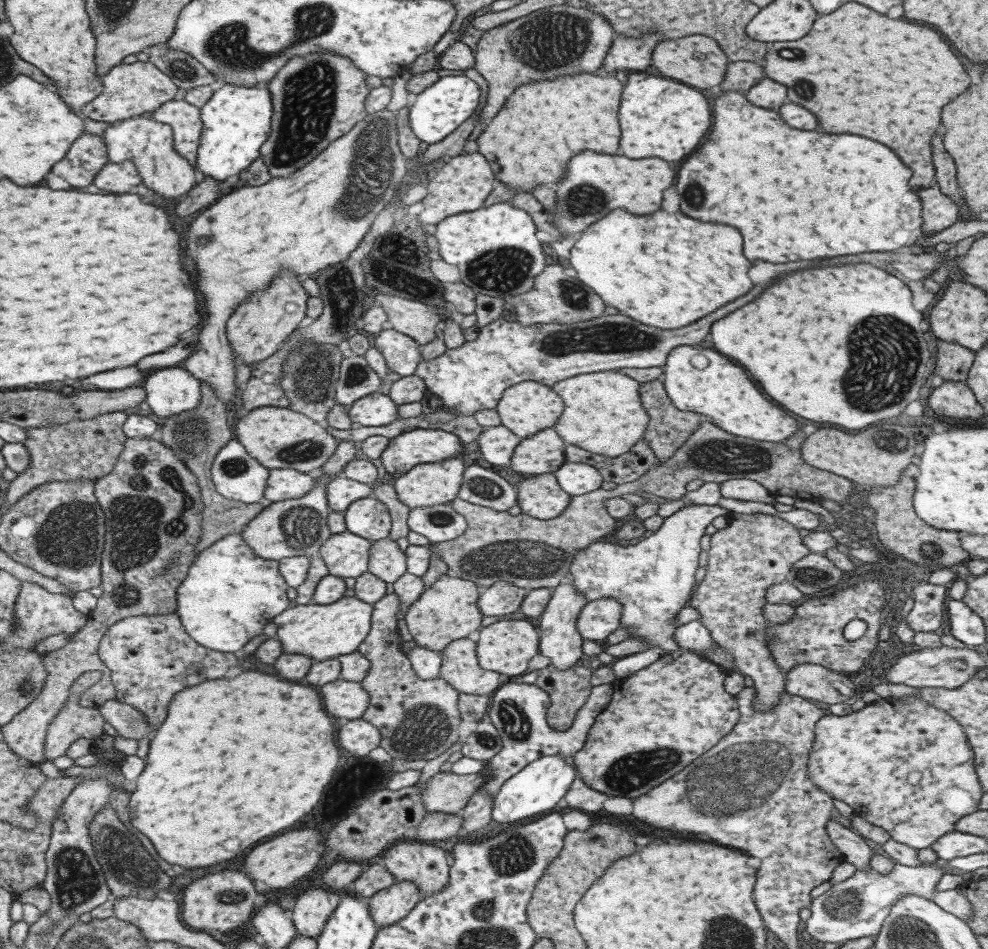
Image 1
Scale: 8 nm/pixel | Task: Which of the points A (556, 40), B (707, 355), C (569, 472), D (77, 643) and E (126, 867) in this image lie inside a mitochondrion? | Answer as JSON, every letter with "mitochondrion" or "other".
{"A":"mitochondrion","B":"other","C":"other","D":"other","E":"mitochondrion"}

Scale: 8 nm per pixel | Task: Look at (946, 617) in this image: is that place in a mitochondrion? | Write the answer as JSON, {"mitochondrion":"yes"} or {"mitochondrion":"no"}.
{"mitochondrion":"no"}

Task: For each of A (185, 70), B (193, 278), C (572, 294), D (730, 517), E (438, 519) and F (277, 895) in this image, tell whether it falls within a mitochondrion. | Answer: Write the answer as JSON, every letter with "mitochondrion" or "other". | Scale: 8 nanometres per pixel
{"A":"mitochondrion","B":"other","C":"mitochondrion","D":"other","E":"mitochondrion","F":"other"}

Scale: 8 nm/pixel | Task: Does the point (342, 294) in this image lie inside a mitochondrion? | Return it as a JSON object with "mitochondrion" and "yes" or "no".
{"mitochondrion":"yes"}

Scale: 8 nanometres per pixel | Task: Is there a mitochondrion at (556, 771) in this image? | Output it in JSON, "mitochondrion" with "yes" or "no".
{"mitochondrion":"no"}

